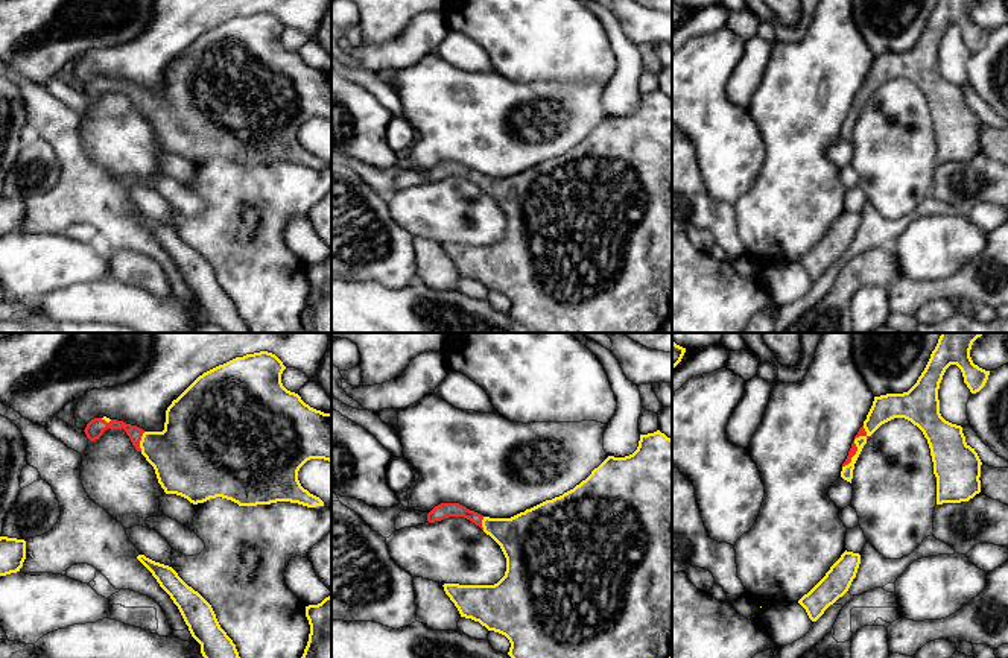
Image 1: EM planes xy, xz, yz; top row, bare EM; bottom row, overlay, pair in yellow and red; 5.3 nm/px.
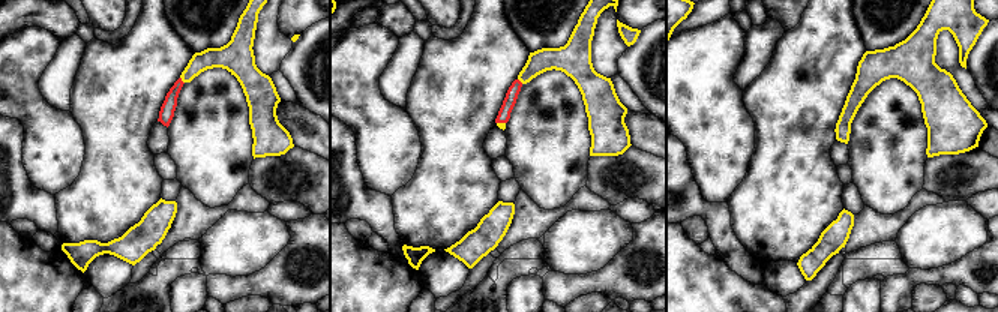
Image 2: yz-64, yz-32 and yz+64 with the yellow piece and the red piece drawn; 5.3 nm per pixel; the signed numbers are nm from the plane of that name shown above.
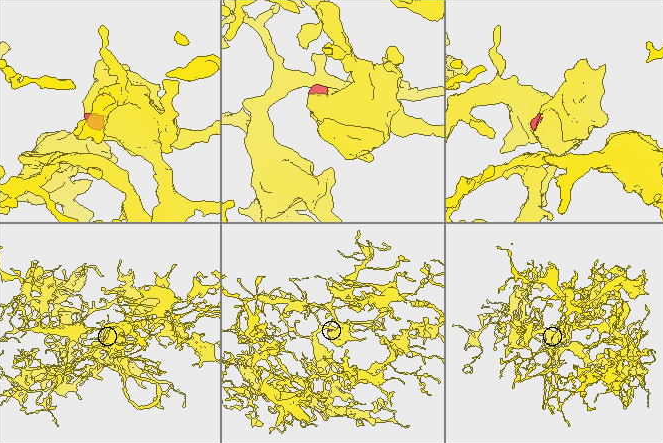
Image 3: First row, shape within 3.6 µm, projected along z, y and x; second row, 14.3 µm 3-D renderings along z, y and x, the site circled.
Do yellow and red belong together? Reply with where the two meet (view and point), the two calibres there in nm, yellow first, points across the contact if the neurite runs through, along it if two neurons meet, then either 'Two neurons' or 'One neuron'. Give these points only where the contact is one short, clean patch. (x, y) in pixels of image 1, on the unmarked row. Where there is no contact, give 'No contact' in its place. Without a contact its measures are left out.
Touches yellow at yz (856, 105). Thickness 140 nm (yellow) against 40 nm. Path across: yz (884, 69), (856, 105), (853, 108). One neuron

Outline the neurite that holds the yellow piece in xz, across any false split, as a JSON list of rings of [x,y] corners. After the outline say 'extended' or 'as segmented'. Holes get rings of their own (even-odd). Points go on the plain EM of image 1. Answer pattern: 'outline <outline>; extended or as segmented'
outline [[[660,90],[640,94],[639,106],[632,114],[608,115],[573,149],[511,178],[490,178],[459,163],[441,163],[427,173],[427,181],[435,182],[449,176],[464,176],[479,185],[500,205],[506,217],[505,236],[494,245],[444,243],[442,246],[461,277],[479,281],[488,290],[499,292],[509,299],[508,315],[514,321],[534,333],[660,333],[672,319],[672,99]]]; extended

